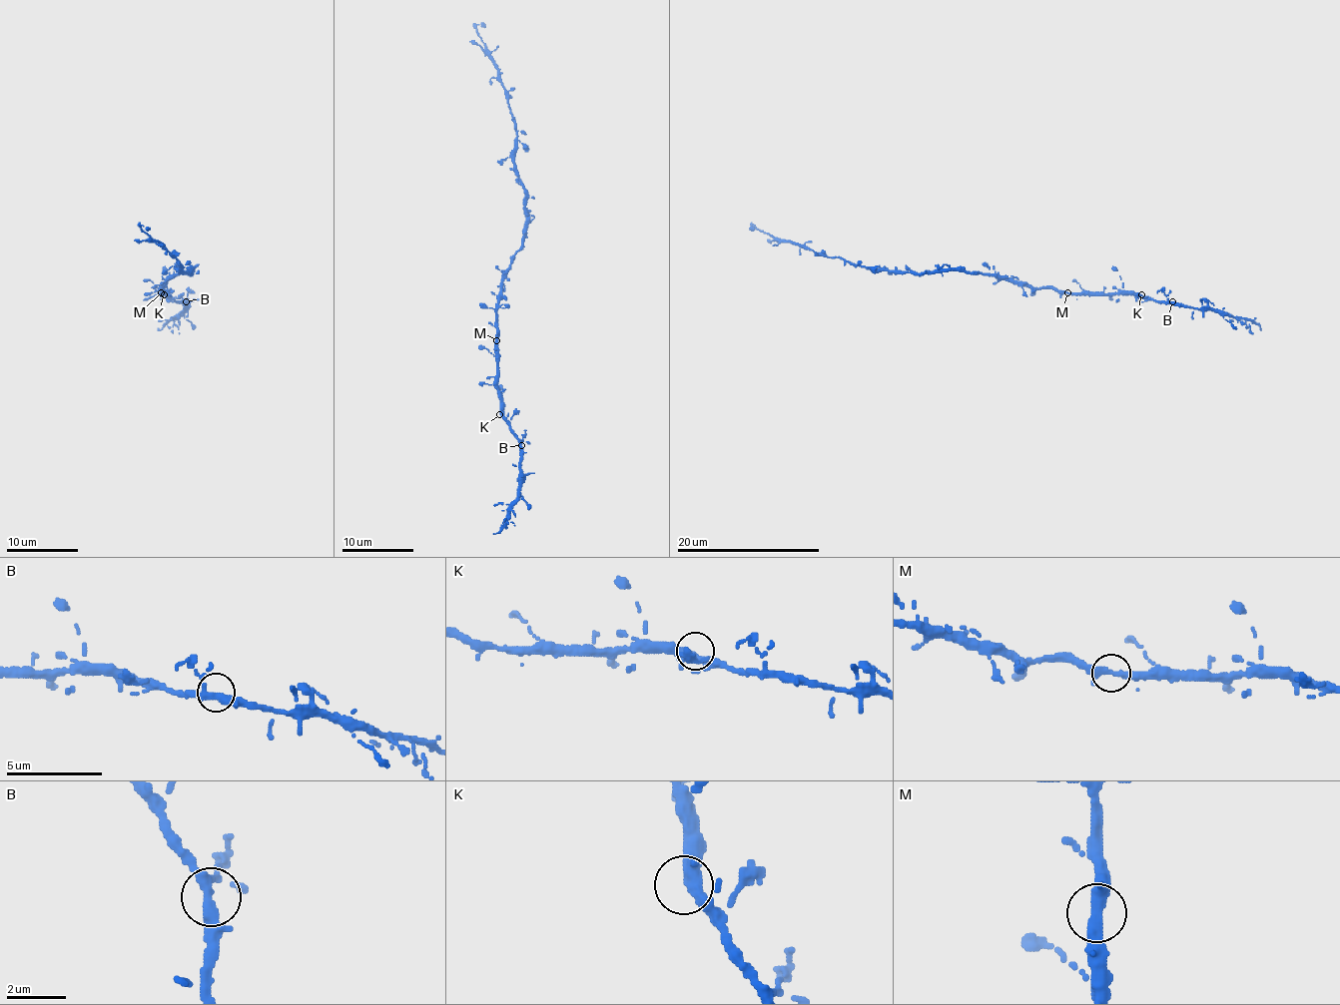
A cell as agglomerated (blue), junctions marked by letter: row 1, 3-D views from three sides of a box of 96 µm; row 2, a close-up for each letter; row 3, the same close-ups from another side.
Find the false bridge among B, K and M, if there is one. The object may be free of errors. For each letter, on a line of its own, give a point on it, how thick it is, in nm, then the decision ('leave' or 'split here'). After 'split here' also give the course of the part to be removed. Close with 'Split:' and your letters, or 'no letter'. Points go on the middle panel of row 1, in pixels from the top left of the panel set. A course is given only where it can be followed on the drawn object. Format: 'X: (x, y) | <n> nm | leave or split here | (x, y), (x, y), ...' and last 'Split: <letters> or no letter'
B: (521, 445) | 320 nm | leave
K: (499, 414) | 400 nm | leave
M: (496, 340) | 360 nm | leave
Split: no letter

